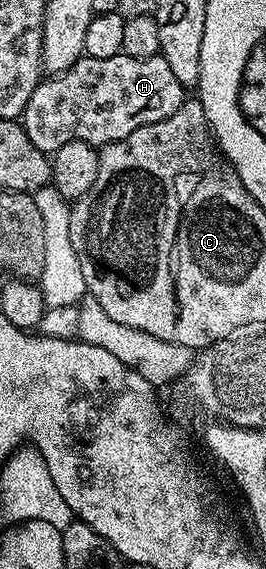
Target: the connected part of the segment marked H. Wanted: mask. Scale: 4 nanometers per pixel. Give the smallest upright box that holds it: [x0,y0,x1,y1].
[22,52,186,156]

